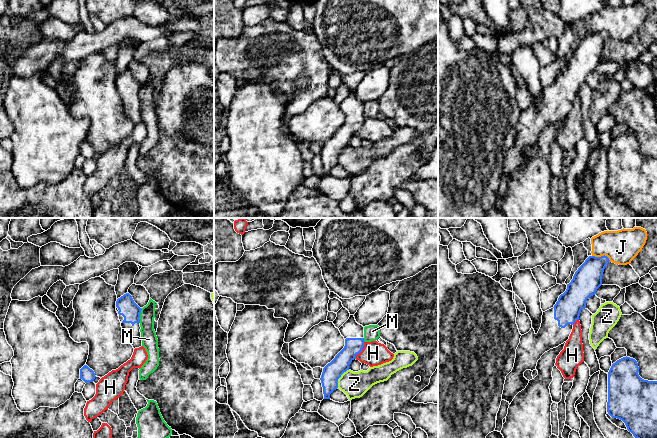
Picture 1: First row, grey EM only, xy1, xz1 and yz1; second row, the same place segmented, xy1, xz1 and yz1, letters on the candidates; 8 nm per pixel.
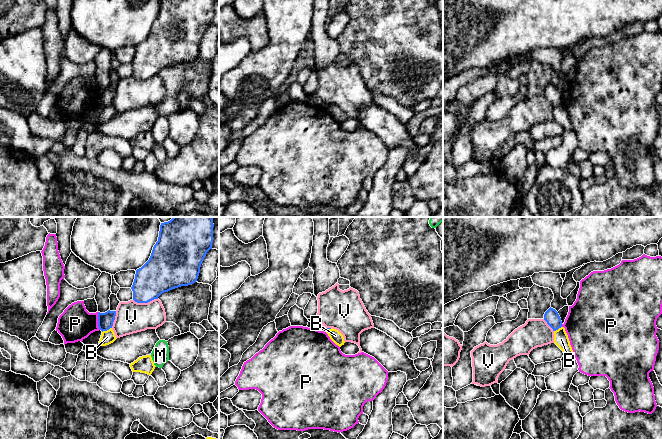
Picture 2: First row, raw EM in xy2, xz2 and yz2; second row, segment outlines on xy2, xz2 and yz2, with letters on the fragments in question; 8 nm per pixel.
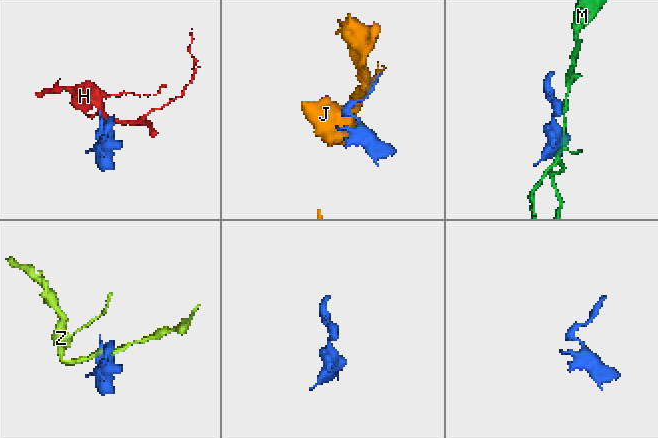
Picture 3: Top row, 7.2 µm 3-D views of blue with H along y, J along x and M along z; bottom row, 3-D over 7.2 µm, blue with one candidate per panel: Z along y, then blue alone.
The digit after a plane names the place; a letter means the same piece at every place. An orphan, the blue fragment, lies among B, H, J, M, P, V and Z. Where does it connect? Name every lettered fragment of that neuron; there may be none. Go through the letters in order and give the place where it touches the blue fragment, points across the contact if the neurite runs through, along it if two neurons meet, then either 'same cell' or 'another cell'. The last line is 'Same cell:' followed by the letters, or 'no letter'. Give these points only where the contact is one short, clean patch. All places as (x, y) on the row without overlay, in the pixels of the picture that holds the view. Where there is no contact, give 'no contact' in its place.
B: contact xy2 (106, 106); border xy2 (111, 103), (102, 108); another cell
H: contact xz1 (361, 126); another cell
J: contact yz1 (602, 32); another cell
M: contact xy1 (139, 91); border xy1 (141, 84), (139, 98); another cell
P: contact xy2 (98, 97); border xy2 (98, 88), (98, 103), (100, 105); another cell
V: contact xy2 (145, 78); another cell
Z: contact xz1 (339, 153); another cell
Same cell: no letter

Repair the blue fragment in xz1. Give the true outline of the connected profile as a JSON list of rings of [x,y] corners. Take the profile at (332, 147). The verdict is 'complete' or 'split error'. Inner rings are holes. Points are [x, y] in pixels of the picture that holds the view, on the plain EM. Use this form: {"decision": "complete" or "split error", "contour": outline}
{"decision": "split error", "contour": [[[354,91],[339,104],[345,115],[344,124],[328,139],[321,151],[324,175],[330,175],[330,170],[338,164],[338,155],[349,146],[350,139],[364,123],[364,103],[358,100]]]}

